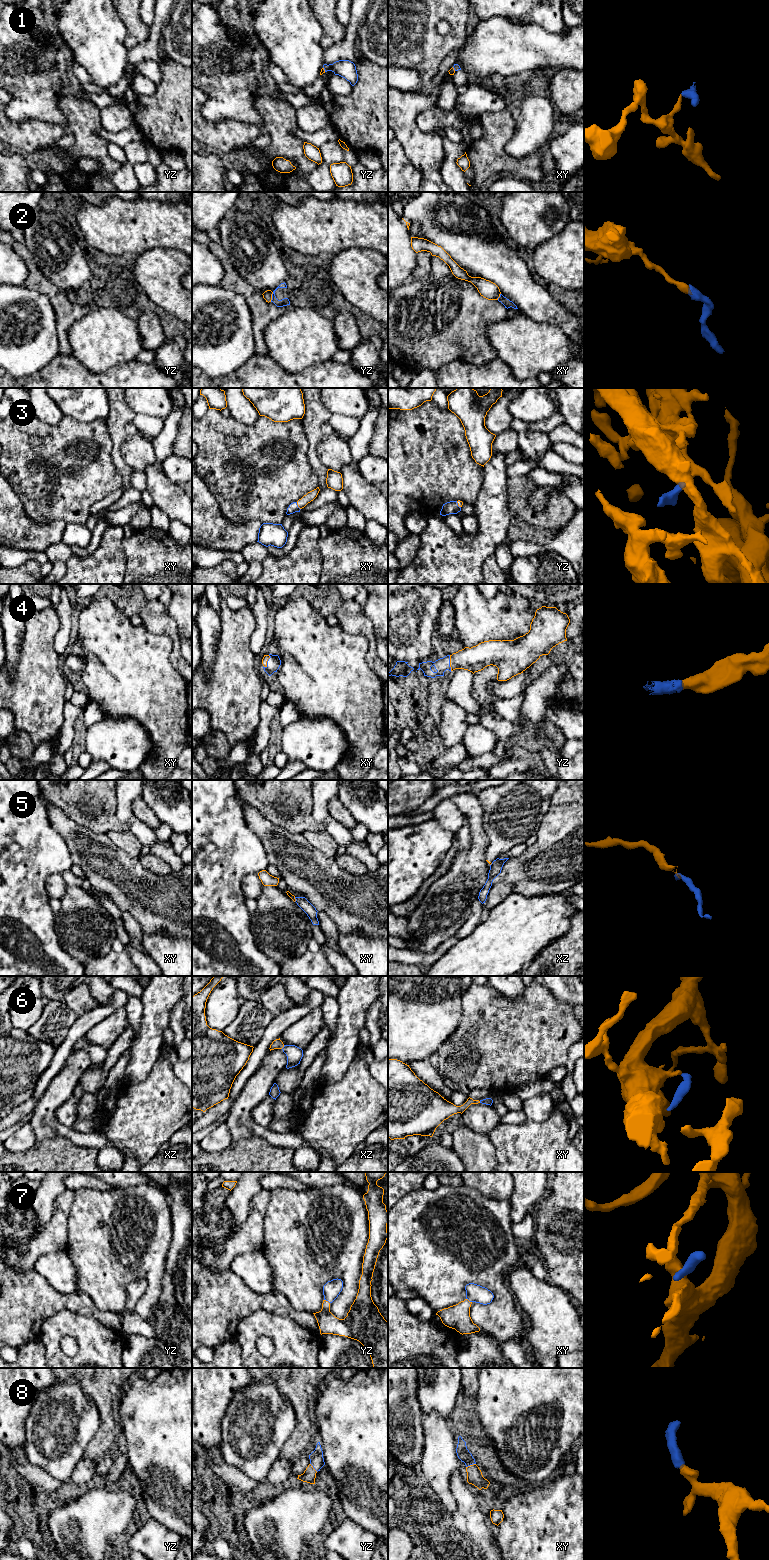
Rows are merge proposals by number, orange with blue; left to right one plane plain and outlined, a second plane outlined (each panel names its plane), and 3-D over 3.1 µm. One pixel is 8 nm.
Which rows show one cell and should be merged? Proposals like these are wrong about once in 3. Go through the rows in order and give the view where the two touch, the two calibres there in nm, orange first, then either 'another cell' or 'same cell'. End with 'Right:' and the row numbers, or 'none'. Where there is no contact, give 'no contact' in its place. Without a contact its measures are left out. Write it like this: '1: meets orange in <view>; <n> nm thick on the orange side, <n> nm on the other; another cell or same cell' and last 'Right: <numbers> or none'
1: meets orange in yz; 30 nm thick on the orange side, 140 nm on the other; same cell
2: meets orange in yz; 80 nm thick on the orange side, 60 nm on the other; another cell
3: meets orange in xy; 80 nm thick on the orange side, 80 nm on the other; same cell
4: meets orange in yz; 200 nm thick on the orange side, 110 nm on the other; same cell
5: meets orange in xy; 40 nm thick on the orange side, 90 nm on the other; another cell
6: meets orange in xz; 80 nm thick on the orange side, 130 nm on the other; same cell
7: meets orange in yz; 160 nm thick on the orange side, 140 nm on the other; same cell
8: meets orange in xy; 130 nm thick on the orange side, 100 nm on the other; same cell
Right: 1, 3, 4, 6, 7, 8

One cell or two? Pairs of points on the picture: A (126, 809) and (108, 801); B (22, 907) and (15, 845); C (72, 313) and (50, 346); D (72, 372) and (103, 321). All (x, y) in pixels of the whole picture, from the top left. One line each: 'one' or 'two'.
A: two
B: one
C: two
D: two

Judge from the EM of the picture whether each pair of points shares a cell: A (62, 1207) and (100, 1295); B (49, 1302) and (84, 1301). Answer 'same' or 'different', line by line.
A: different
B: same

